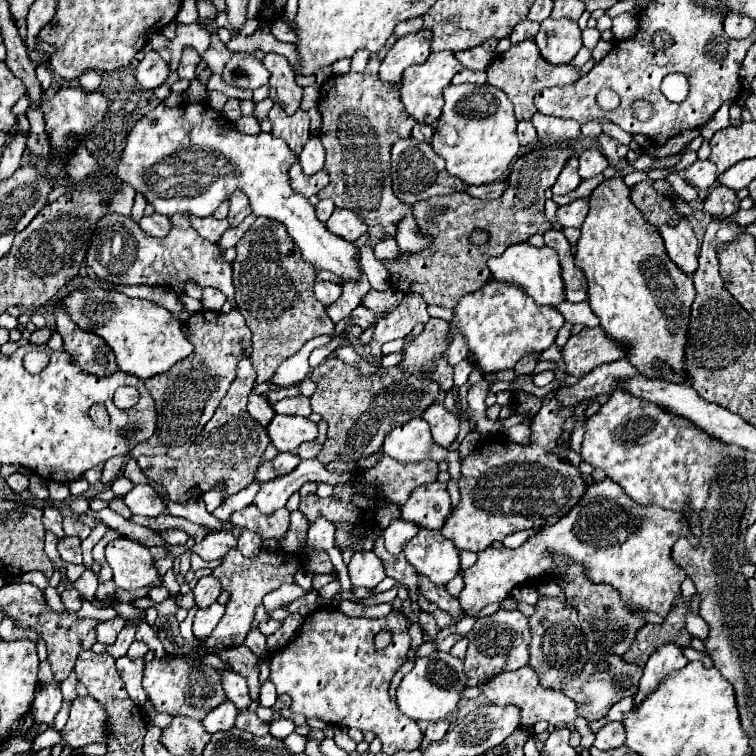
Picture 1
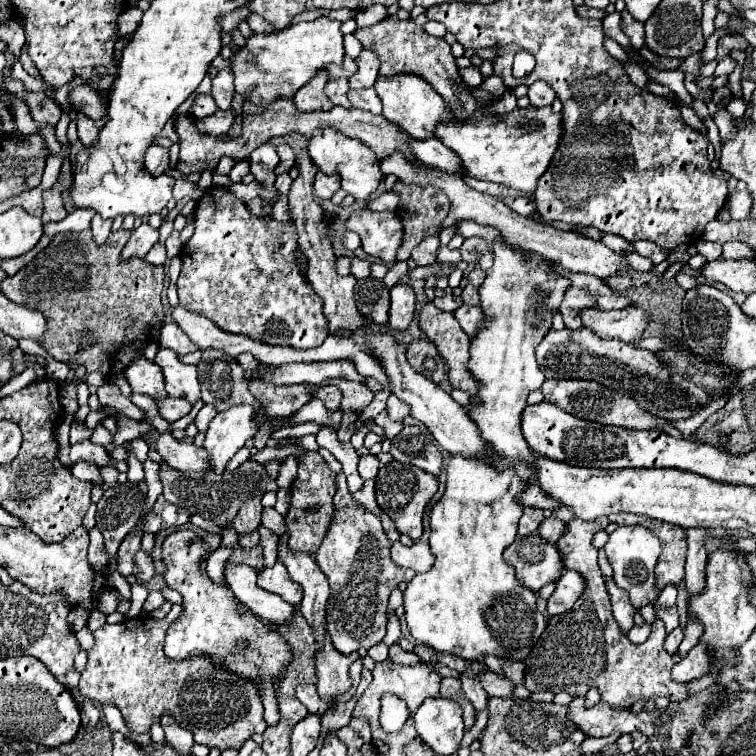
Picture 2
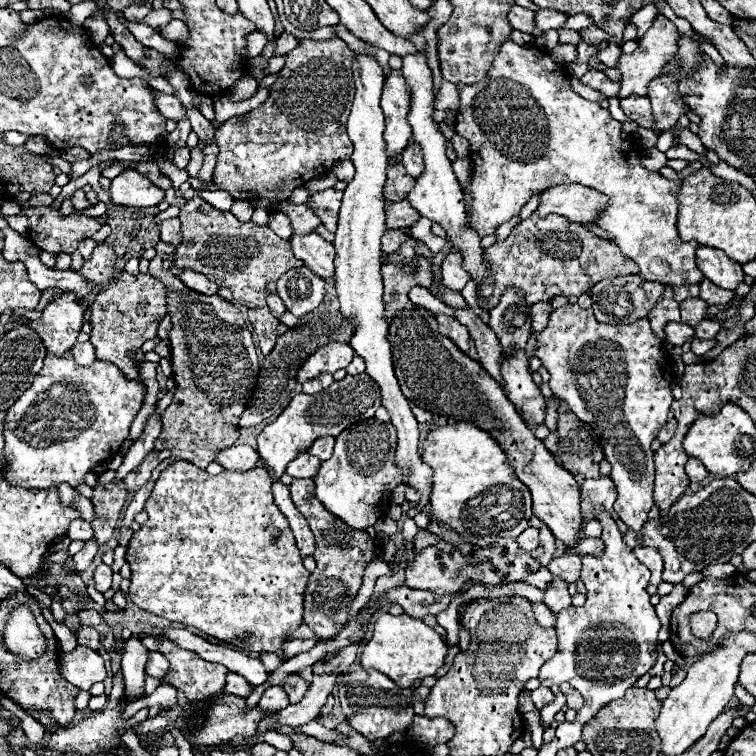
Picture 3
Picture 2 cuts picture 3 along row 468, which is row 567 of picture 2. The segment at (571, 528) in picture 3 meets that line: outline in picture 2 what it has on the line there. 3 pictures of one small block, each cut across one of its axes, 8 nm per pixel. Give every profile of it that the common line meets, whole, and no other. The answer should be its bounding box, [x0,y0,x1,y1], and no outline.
[504,534,564,592]

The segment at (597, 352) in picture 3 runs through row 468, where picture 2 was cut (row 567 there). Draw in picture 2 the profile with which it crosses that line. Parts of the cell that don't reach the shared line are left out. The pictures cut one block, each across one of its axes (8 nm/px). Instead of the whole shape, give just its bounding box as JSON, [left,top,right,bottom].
[606,526,660,608]

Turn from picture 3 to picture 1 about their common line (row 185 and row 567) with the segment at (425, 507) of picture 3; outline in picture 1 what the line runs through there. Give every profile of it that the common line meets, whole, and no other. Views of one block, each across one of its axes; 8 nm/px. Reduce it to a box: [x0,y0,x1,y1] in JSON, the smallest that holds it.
[348,552,384,588]

